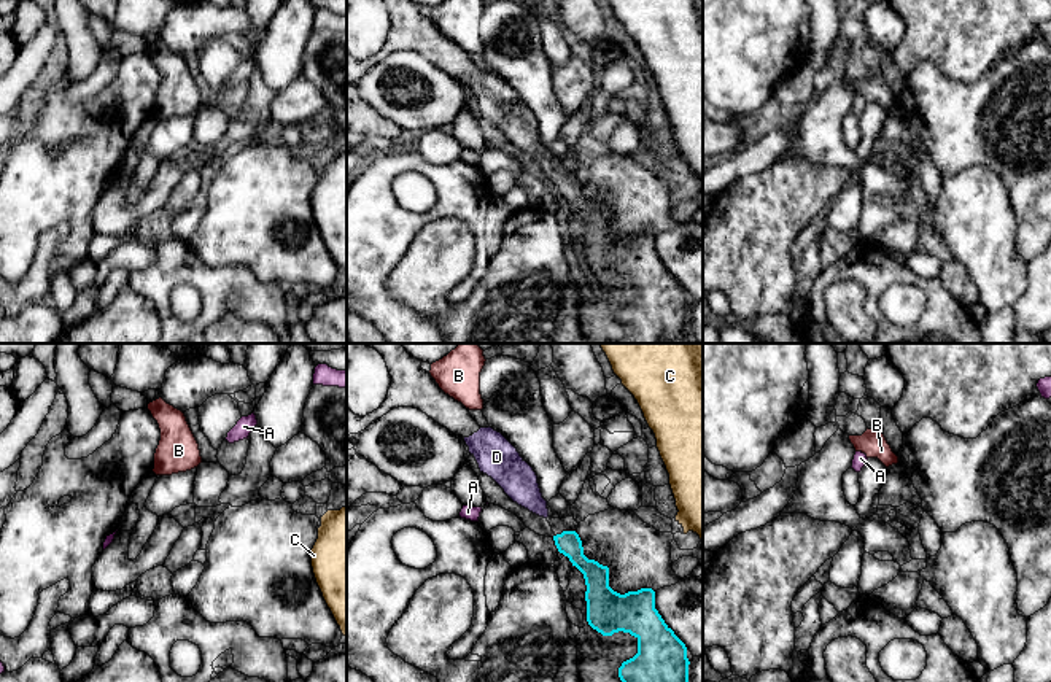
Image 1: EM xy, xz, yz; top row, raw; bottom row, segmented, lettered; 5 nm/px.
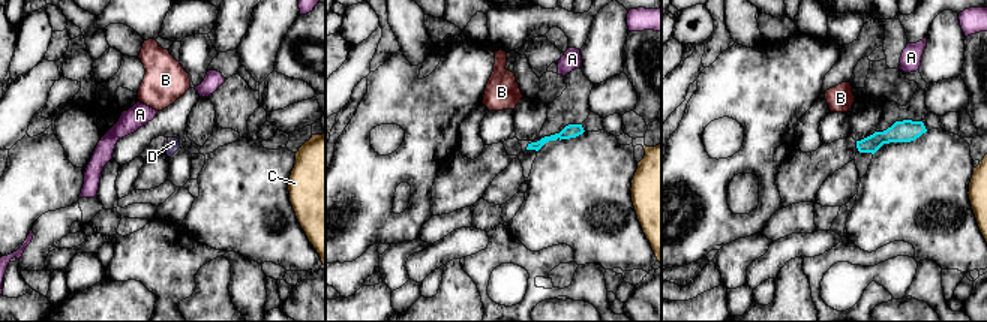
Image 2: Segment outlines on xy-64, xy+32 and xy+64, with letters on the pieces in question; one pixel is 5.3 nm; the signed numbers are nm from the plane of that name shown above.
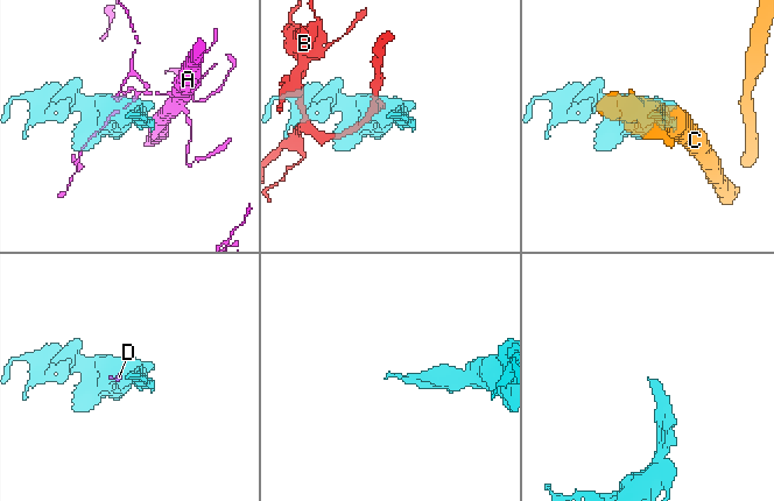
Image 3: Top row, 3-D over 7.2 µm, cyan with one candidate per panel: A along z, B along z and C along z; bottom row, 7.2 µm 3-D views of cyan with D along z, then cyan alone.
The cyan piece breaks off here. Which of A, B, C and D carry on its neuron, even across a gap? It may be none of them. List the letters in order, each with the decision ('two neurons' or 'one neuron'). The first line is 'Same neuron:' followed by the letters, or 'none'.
Same neuron: D
A: two neurons
B: two neurons
C: two neurons
D: one neuron

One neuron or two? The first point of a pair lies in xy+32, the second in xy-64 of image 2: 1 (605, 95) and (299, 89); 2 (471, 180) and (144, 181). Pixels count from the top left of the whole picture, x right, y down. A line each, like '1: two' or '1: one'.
1: one
2: one

